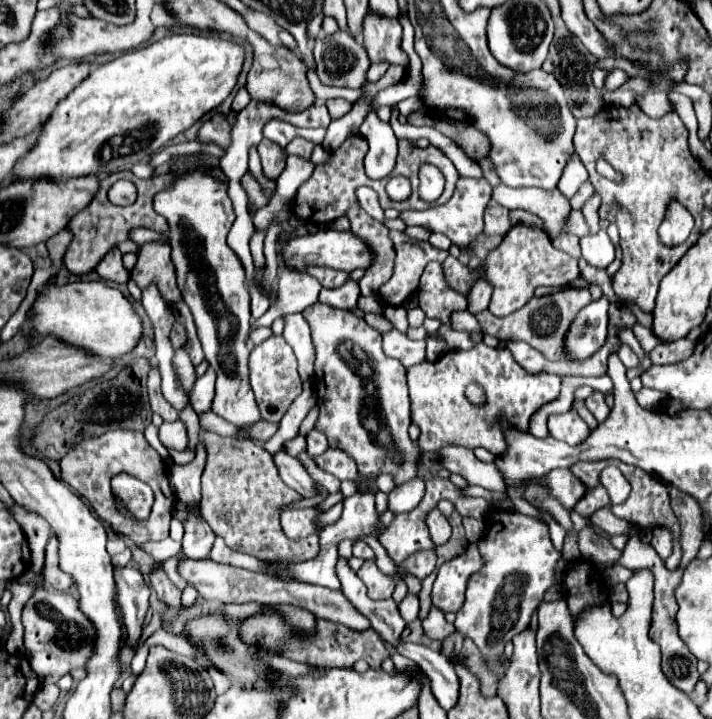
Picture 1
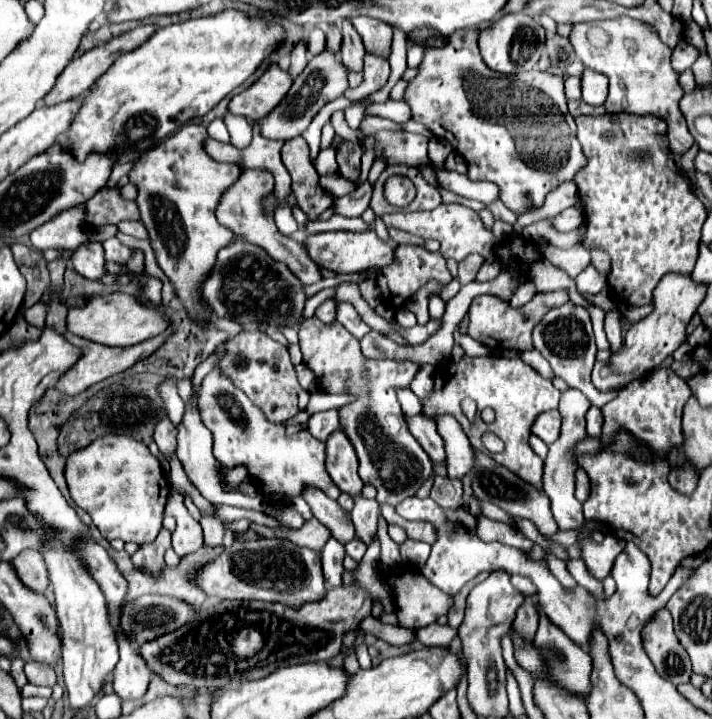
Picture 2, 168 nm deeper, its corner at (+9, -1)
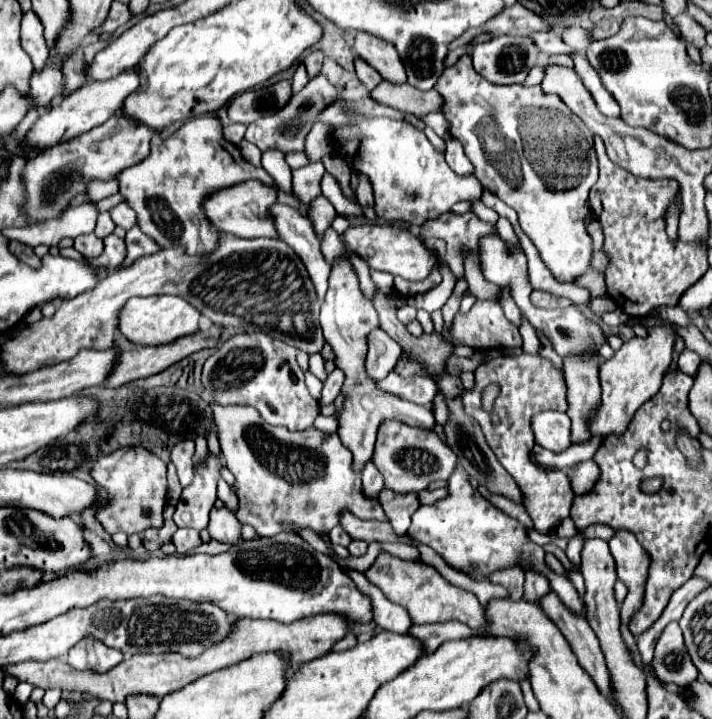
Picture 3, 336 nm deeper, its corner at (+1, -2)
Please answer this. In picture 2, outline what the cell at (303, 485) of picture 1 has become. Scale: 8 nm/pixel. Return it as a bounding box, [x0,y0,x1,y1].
[301,486,355,544]

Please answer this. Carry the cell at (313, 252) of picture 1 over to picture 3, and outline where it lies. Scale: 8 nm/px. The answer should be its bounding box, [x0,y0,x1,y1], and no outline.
[343,223,441,281]

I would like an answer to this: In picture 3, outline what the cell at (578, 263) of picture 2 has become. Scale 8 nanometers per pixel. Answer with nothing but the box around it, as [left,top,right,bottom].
[575,265,607,299]

